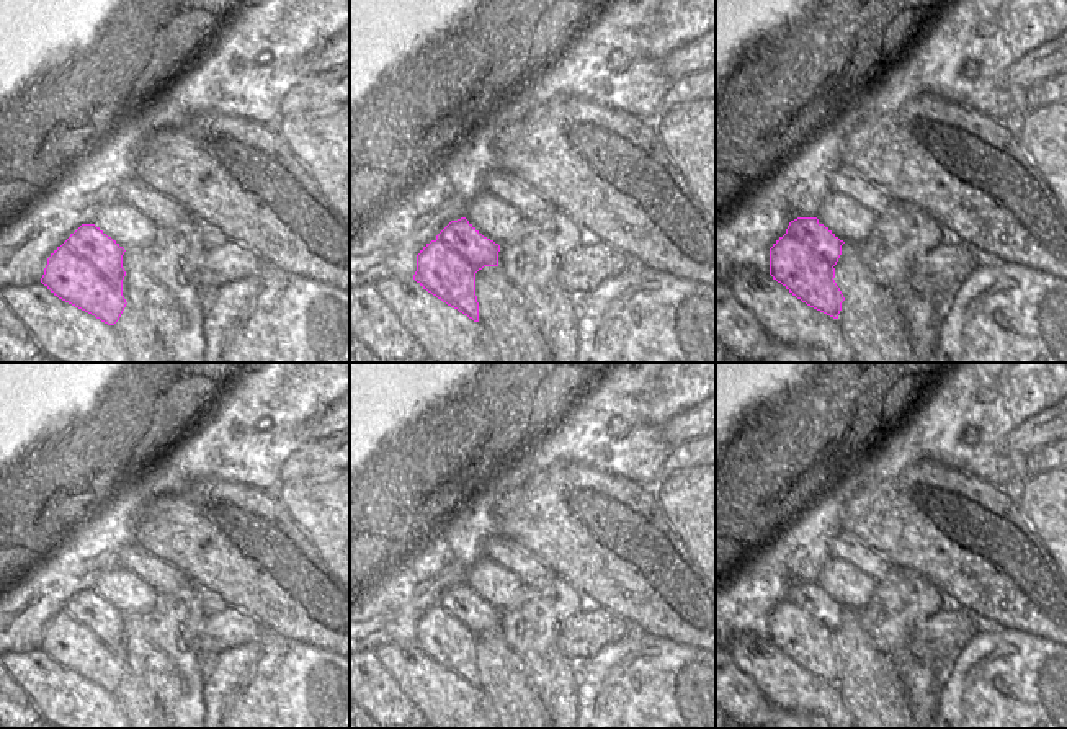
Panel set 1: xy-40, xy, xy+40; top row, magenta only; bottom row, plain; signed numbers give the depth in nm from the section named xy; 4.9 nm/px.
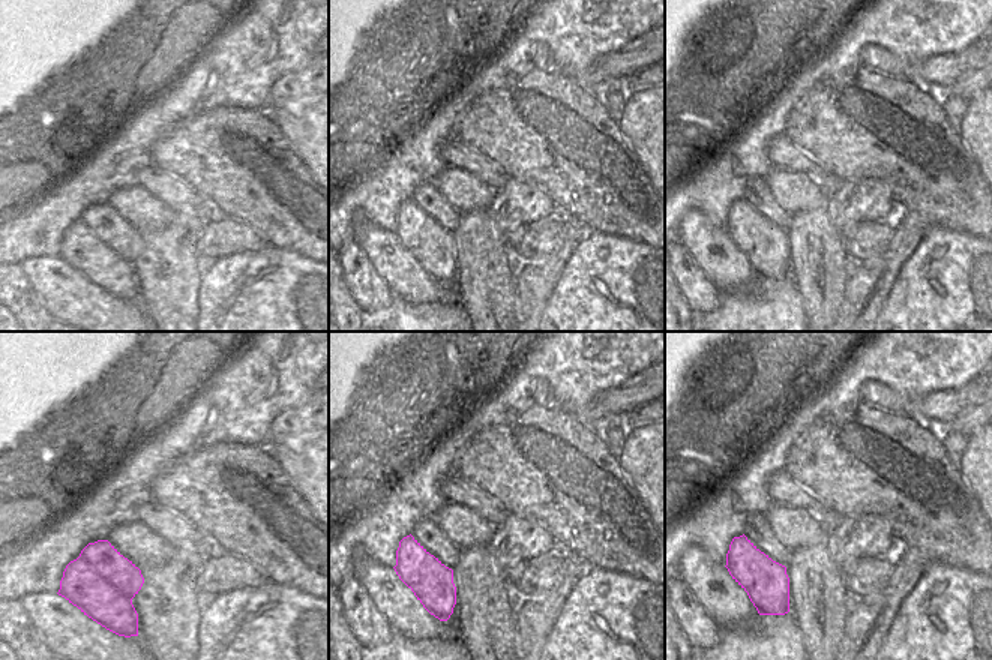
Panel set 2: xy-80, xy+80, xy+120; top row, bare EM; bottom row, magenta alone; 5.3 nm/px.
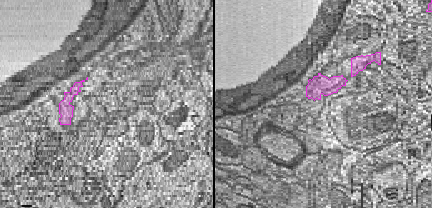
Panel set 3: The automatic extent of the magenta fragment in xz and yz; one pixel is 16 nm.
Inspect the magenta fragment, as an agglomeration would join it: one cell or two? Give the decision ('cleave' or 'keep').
cleave

